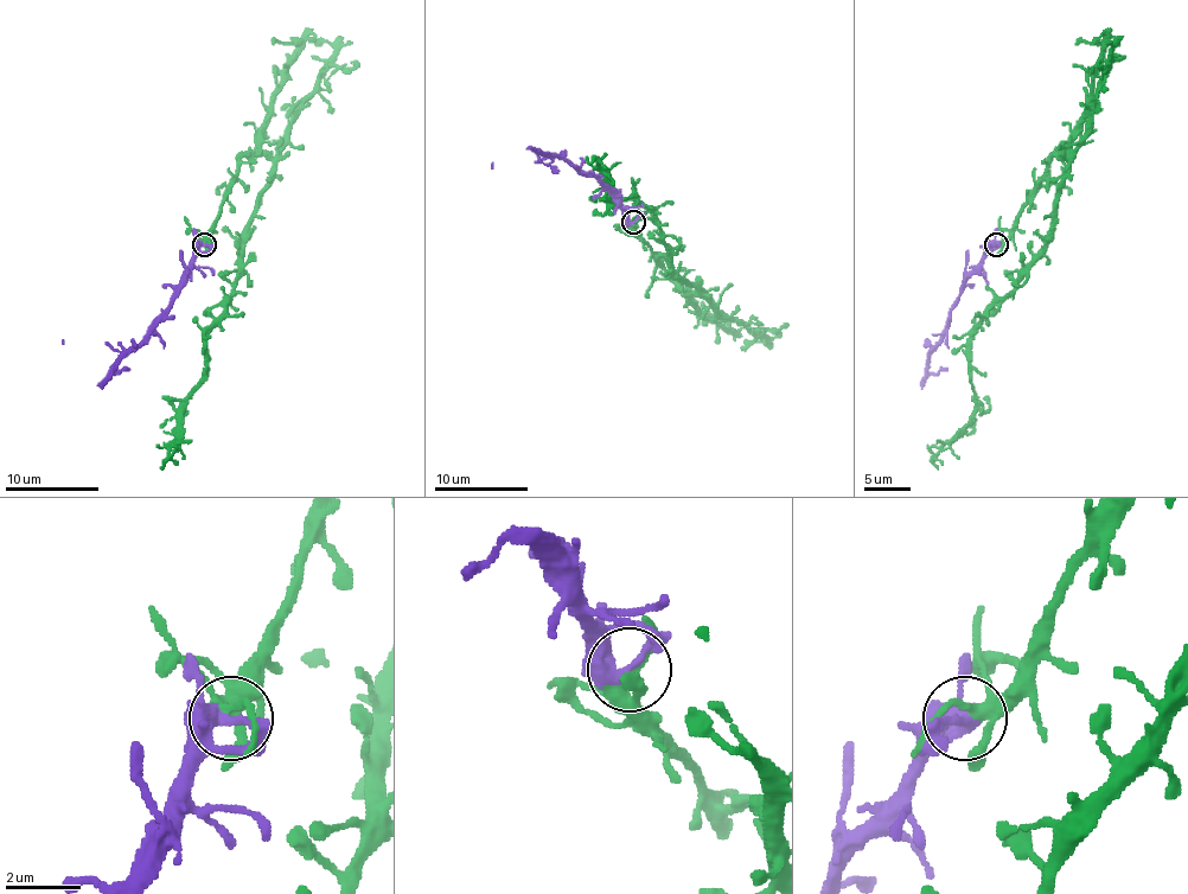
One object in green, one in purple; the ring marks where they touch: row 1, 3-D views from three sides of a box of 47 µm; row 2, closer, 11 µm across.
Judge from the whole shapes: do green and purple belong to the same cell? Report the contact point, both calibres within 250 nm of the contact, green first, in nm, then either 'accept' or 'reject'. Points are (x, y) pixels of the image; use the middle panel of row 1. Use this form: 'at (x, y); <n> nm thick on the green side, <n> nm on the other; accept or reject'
at (633, 222); 280 nm thick on the green side, 280 nm on the other; accept

